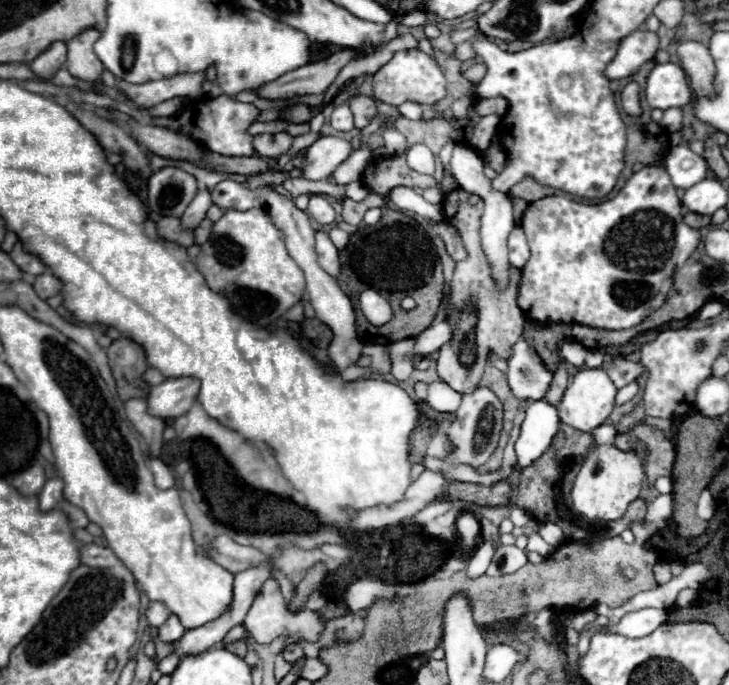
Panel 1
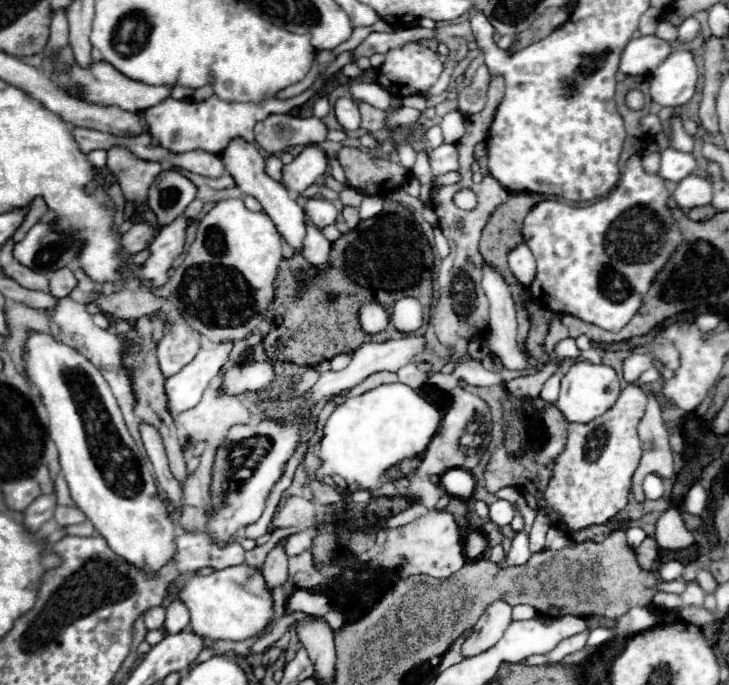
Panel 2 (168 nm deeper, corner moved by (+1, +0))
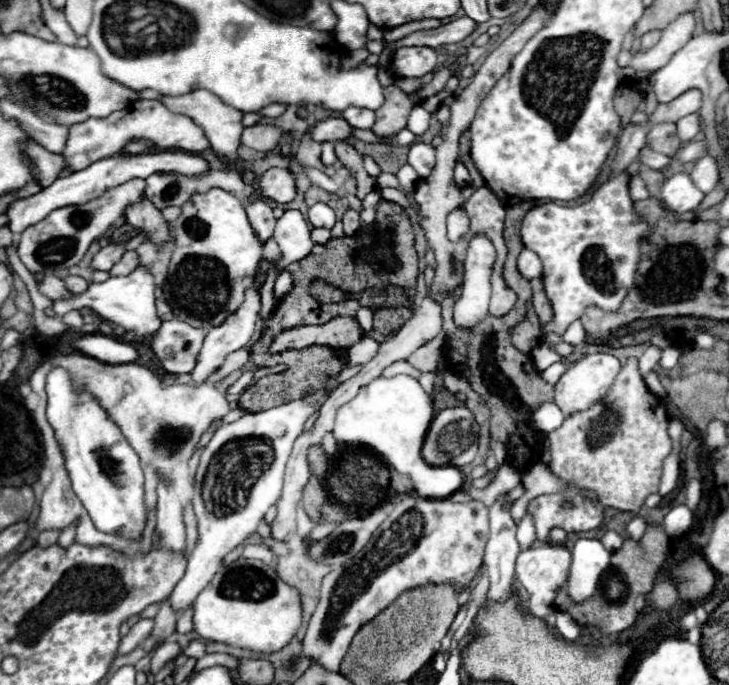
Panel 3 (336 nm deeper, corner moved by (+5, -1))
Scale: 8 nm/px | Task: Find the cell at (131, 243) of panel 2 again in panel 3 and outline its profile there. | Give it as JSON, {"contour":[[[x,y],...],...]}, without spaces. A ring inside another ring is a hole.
{"contour":[[[111,242],[107,244],[105,248],[101,248],[95,258],[93,258],[93,268],[95,270],[111,270],[119,260],[121,256],[125,254],[125,242]]]}

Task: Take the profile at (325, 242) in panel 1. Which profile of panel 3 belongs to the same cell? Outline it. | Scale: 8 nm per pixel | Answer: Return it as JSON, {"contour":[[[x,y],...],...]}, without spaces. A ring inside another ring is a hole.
{"contour":[[[287,210],[275,226],[275,240],[281,248],[281,258],[277,262],[277,272],[281,272],[289,262],[297,262],[311,254],[315,246],[311,240],[311,228],[301,212]]]}

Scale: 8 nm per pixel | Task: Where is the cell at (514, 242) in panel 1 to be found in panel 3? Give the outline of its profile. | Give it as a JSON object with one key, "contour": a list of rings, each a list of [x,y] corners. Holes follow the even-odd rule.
{"contour":[[[523,248],[523,252],[519,254],[519,260],[517,260],[517,270],[525,280],[539,278],[541,276],[541,260],[537,258],[537,254]]]}

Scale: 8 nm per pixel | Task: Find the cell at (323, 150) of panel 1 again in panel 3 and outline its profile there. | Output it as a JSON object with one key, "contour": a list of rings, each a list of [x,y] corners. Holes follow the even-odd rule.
{"contour":[[[269,168],[259,182],[257,192],[251,196],[257,198],[273,198],[275,202],[291,202],[297,196],[297,184],[295,174],[289,168]]]}

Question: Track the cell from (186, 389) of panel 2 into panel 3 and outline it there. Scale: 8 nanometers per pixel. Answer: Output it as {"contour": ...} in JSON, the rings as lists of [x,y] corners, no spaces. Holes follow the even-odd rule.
{"contour":[[[253,284],[253,286],[247,290],[247,294],[245,294],[243,306],[241,306],[235,314],[231,314],[221,326],[211,328],[209,334],[205,336],[203,346],[201,346],[201,352],[199,352],[199,356],[197,356],[197,364],[195,364],[195,368],[189,372],[195,386],[203,384],[215,370],[219,370],[219,368],[223,366],[225,358],[227,358],[231,352],[243,348],[243,346],[249,342],[249,338],[251,338],[251,334],[253,334],[253,328],[255,328],[255,320],[257,320],[257,316],[259,316],[259,310],[261,310],[259,292],[257,292],[257,288],[255,288],[255,284]]]}

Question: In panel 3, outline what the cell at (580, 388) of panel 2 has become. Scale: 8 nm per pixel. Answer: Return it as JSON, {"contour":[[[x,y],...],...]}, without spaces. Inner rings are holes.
{"contour":[[[587,354],[587,356],[583,356],[581,360],[573,362],[567,368],[567,372],[559,378],[559,382],[555,384],[555,404],[561,408],[561,412],[565,416],[587,410],[589,406],[593,406],[595,402],[605,398],[605,394],[609,392],[609,388],[615,382],[619,370],[621,370],[621,364],[611,354]]]}

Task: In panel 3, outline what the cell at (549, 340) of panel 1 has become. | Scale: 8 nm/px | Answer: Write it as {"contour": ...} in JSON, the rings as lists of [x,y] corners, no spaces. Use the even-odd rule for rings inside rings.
{"contour":[[[525,320],[513,328],[513,346],[517,346],[517,350],[521,350],[523,354],[529,354],[535,346],[541,344],[541,336],[541,326]]]}

